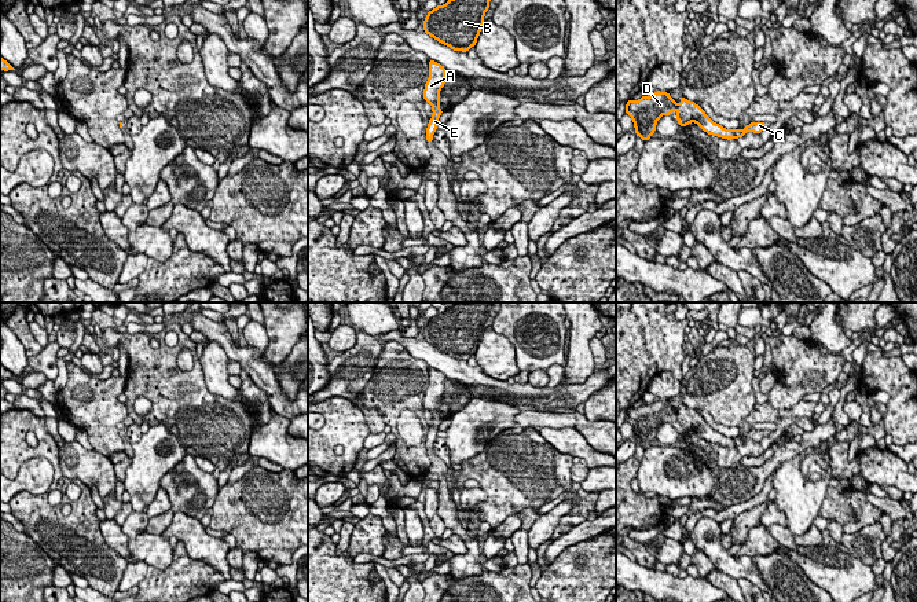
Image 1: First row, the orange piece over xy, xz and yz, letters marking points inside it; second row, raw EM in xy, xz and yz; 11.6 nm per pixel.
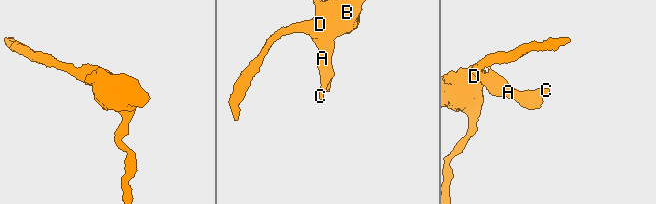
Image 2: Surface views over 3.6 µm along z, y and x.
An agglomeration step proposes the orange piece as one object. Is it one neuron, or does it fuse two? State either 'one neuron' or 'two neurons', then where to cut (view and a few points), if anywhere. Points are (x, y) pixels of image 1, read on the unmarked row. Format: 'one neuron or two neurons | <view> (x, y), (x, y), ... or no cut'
one neuron | no cut

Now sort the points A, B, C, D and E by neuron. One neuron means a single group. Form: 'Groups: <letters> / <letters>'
Groups: A B C D E

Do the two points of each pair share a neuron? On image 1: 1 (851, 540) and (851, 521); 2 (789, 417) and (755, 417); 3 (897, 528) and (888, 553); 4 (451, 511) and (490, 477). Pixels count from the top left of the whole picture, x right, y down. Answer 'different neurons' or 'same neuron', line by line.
1: same neuron
2: same neuron
3: same neuron
4: different neurons

